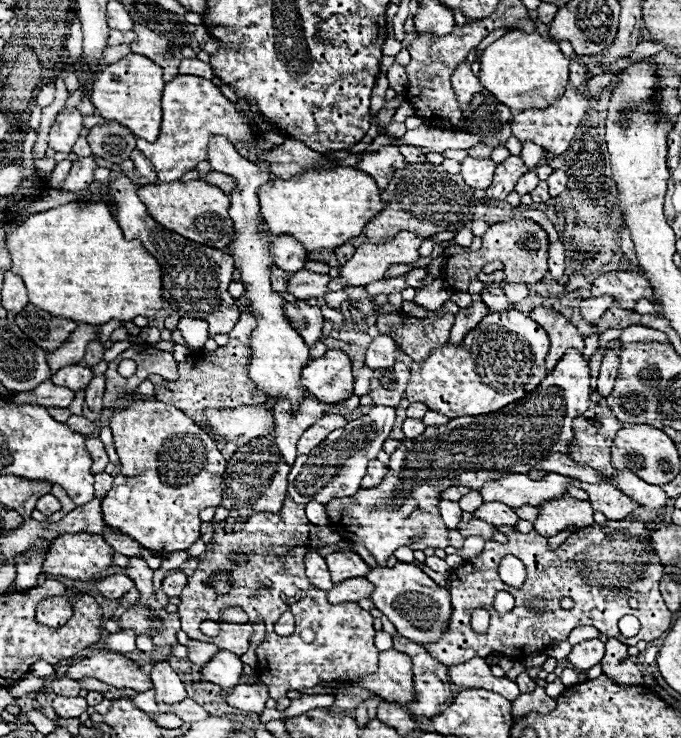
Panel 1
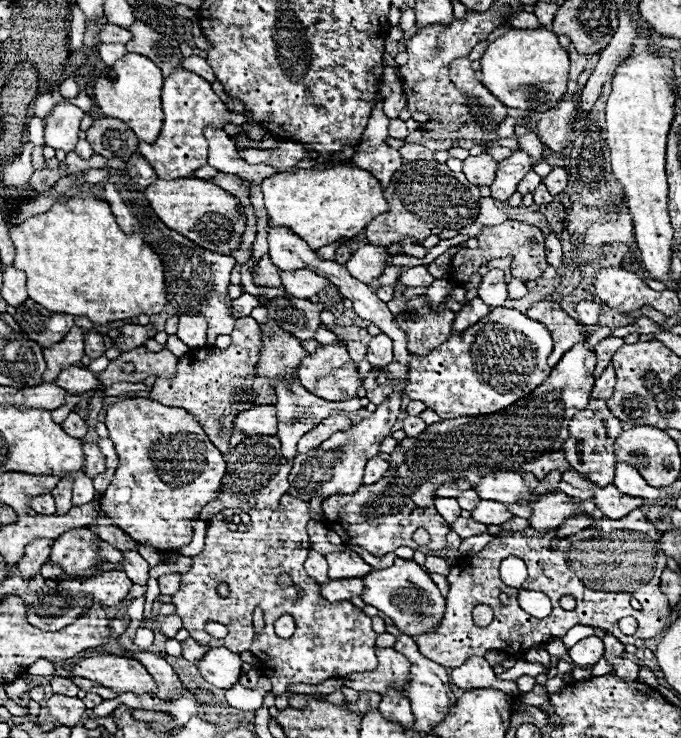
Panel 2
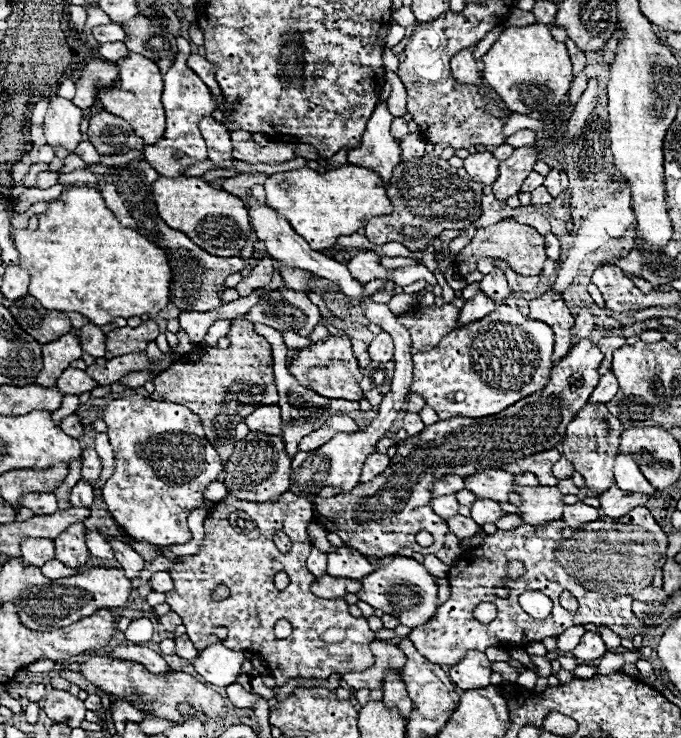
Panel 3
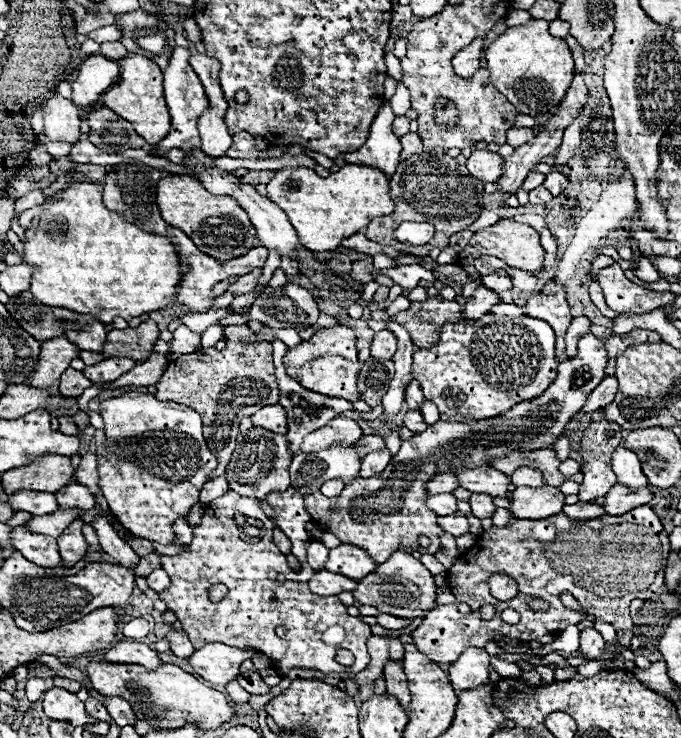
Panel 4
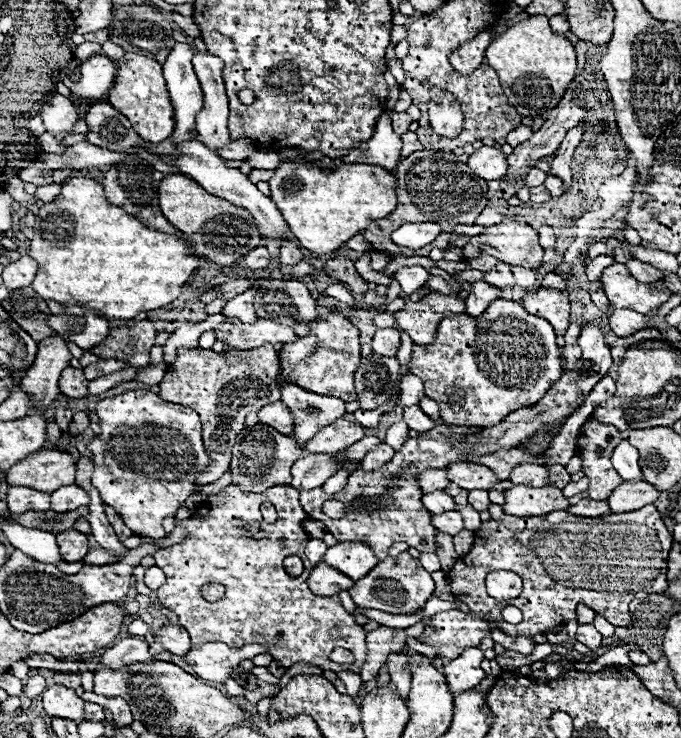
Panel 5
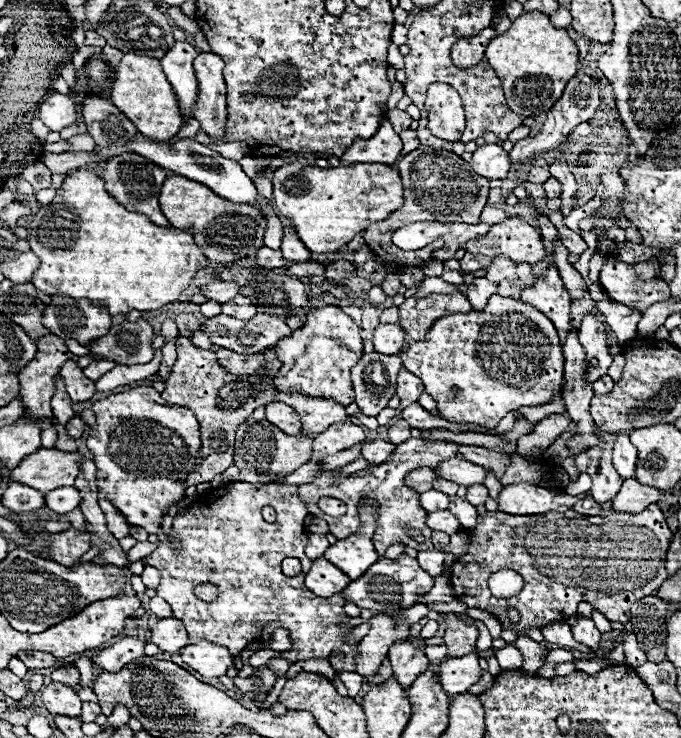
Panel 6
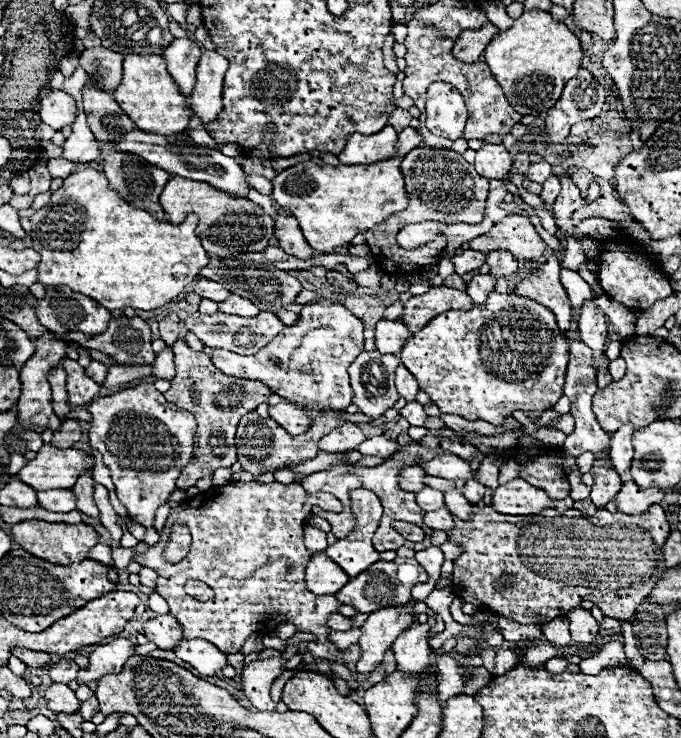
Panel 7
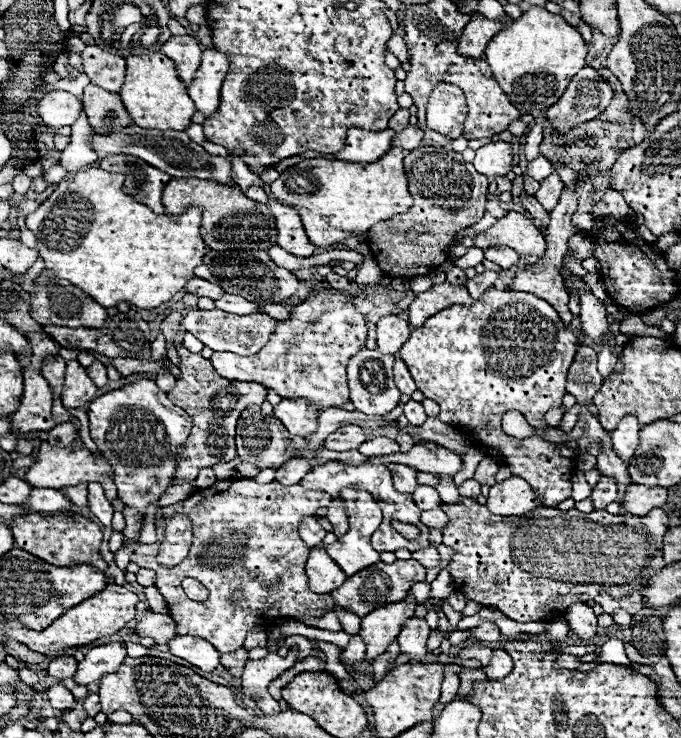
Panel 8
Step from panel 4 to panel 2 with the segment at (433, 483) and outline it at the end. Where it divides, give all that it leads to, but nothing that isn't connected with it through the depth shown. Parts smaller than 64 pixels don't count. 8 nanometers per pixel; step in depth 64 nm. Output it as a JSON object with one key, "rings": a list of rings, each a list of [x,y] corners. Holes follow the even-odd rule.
{"rings":[[[454,480],[454,482],[446,482],[442,484],[438,490],[436,490],[436,496],[452,496],[452,498],[458,498],[464,490],[472,488],[466,480]]]}

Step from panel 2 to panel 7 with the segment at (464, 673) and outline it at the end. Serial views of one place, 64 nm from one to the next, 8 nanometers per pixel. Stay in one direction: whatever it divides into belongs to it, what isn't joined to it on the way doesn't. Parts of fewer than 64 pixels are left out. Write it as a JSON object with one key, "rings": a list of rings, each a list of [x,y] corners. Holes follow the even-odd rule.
{"rings":[[[443,654],[438,658],[436,664],[436,676],[438,676],[438,692],[440,692],[440,700],[448,700],[452,696],[458,696],[464,688],[466,676],[460,674],[460,664],[450,658],[450,655]]]}

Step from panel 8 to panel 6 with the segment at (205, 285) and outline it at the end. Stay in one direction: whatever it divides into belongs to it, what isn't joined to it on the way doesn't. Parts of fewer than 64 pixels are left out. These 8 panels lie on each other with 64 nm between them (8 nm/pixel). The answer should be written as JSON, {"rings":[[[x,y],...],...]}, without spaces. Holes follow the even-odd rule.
{"rings":[[[214,282],[214,284],[202,286],[200,292],[204,296],[208,296],[210,300],[216,300],[216,302],[224,304],[224,302],[230,302],[234,296],[238,296],[240,284],[236,284],[236,282]]]}

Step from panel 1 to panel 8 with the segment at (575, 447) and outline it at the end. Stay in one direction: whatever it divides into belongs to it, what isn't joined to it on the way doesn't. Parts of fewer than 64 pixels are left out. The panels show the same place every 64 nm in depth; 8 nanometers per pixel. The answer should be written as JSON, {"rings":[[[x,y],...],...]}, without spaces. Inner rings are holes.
{"rings":[[[600,474],[598,484],[592,488],[592,500],[594,500],[594,508],[596,510],[604,510],[610,502],[616,502],[618,496],[618,486],[614,478],[608,478],[604,474]]]}

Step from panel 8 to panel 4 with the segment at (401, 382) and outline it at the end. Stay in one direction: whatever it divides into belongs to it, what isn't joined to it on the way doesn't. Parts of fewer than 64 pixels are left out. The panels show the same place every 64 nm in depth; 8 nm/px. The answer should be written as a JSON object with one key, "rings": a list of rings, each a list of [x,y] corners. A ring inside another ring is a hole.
{"rings":[[[414,380],[406,388],[406,406],[408,406],[408,410],[418,410],[422,406],[422,402],[424,402],[424,394],[422,394],[420,386],[416,384],[416,380]]]}

